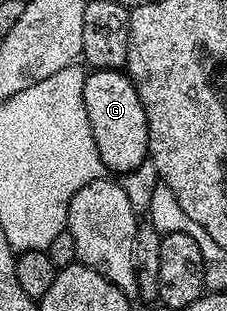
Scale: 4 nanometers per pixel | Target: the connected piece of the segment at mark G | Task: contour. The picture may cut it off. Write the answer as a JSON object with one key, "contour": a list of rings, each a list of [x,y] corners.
{"contour":[[[90,70],[83,85],[83,105],[87,105],[87,121],[91,121],[91,133],[99,149],[106,172],[124,173],[139,169],[149,157],[149,130],[147,113],[143,113],[143,101],[135,93],[135,85],[124,70]]]}

